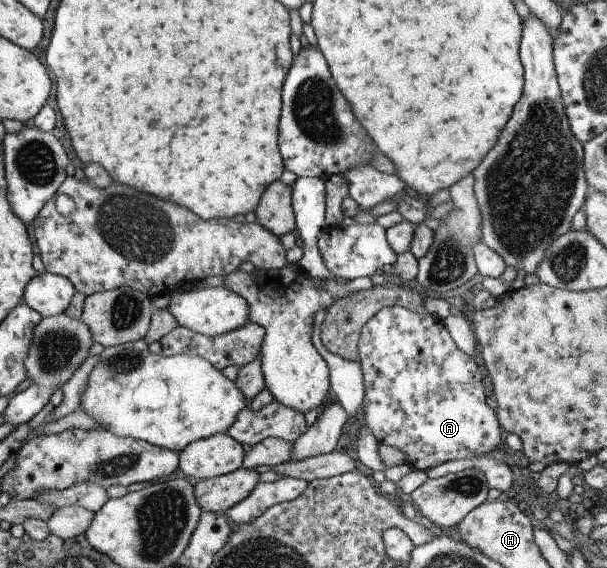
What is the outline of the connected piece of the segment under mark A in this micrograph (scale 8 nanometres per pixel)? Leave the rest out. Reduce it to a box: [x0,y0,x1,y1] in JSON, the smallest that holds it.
[357,305,501,472]

